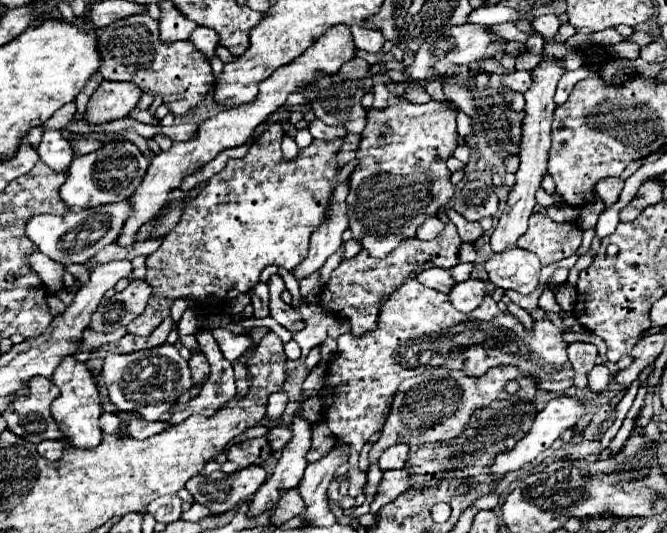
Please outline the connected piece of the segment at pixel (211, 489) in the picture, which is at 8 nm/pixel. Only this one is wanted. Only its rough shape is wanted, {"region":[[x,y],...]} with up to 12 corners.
{"region":[[248,466],[216,480],[192,476],[186,490],[212,514],[228,512],[264,484],[266,470]]}

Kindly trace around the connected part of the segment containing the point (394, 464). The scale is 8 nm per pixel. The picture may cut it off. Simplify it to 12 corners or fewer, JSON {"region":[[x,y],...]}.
{"region":[[392,444],[380,456],[380,468],[404,468],[406,444]]}

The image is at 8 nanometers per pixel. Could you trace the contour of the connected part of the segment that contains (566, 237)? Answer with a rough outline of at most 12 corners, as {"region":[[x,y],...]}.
{"region":[[532,214],[518,248],[542,266],[570,258],[582,242],[576,224]]}

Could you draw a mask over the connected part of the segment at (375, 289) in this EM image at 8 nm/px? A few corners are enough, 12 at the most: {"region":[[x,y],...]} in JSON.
{"region":[[452,222],[428,242],[402,240],[386,258],[360,252],[322,288],[326,314],[354,336],[376,330],[382,298],[414,268],[458,264]]}

